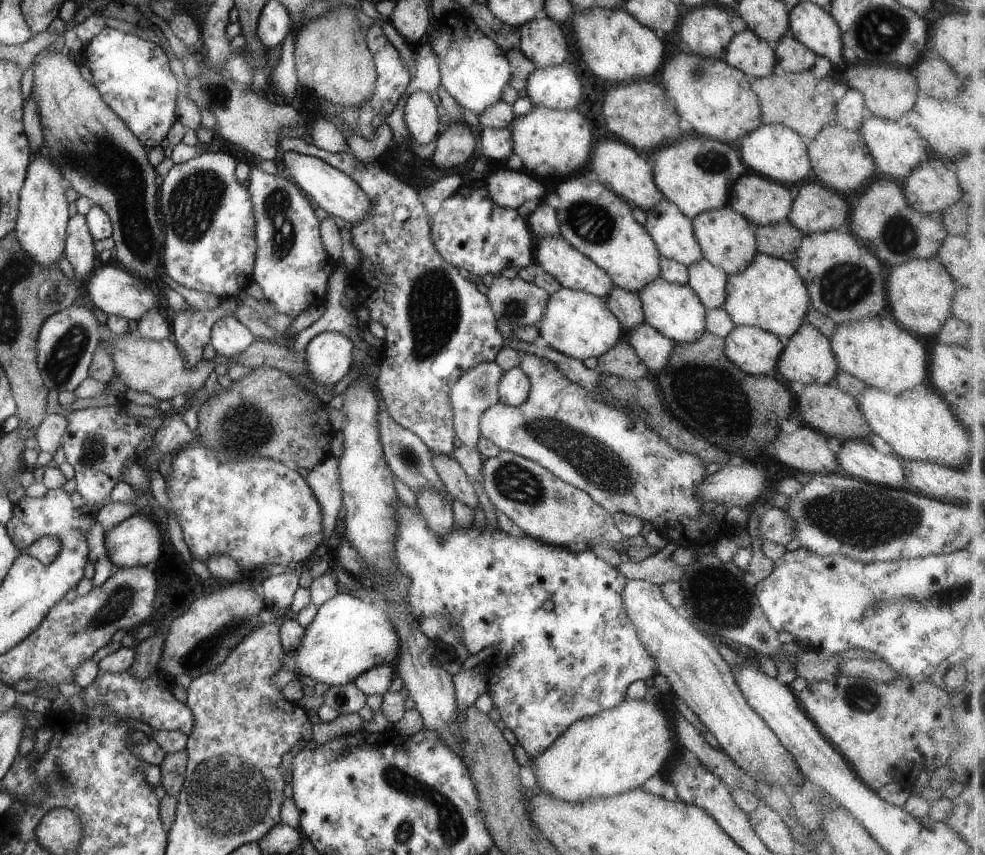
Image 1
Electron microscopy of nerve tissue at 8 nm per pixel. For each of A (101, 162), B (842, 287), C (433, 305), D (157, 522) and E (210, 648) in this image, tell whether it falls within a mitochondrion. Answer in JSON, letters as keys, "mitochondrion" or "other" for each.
{"A":"mitochondrion","B":"mitochondrion","C":"mitochondrion","D":"other","E":"mitochondrion"}

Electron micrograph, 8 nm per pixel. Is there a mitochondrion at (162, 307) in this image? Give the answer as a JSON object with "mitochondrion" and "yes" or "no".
{"mitochondrion":"no"}

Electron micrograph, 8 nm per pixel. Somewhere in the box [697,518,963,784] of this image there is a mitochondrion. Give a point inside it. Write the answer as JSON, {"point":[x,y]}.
{"point":[864,699]}

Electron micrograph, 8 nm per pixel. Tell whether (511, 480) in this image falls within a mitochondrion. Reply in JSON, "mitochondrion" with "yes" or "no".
{"mitochondrion":"yes"}

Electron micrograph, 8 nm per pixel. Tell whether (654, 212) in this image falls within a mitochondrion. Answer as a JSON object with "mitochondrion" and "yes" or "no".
{"mitochondrion":"no"}

